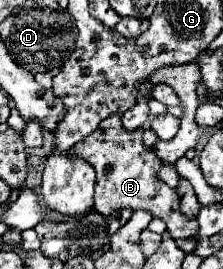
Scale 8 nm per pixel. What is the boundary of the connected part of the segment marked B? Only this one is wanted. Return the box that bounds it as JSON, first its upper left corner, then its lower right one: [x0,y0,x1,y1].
[71,115,197,253]

